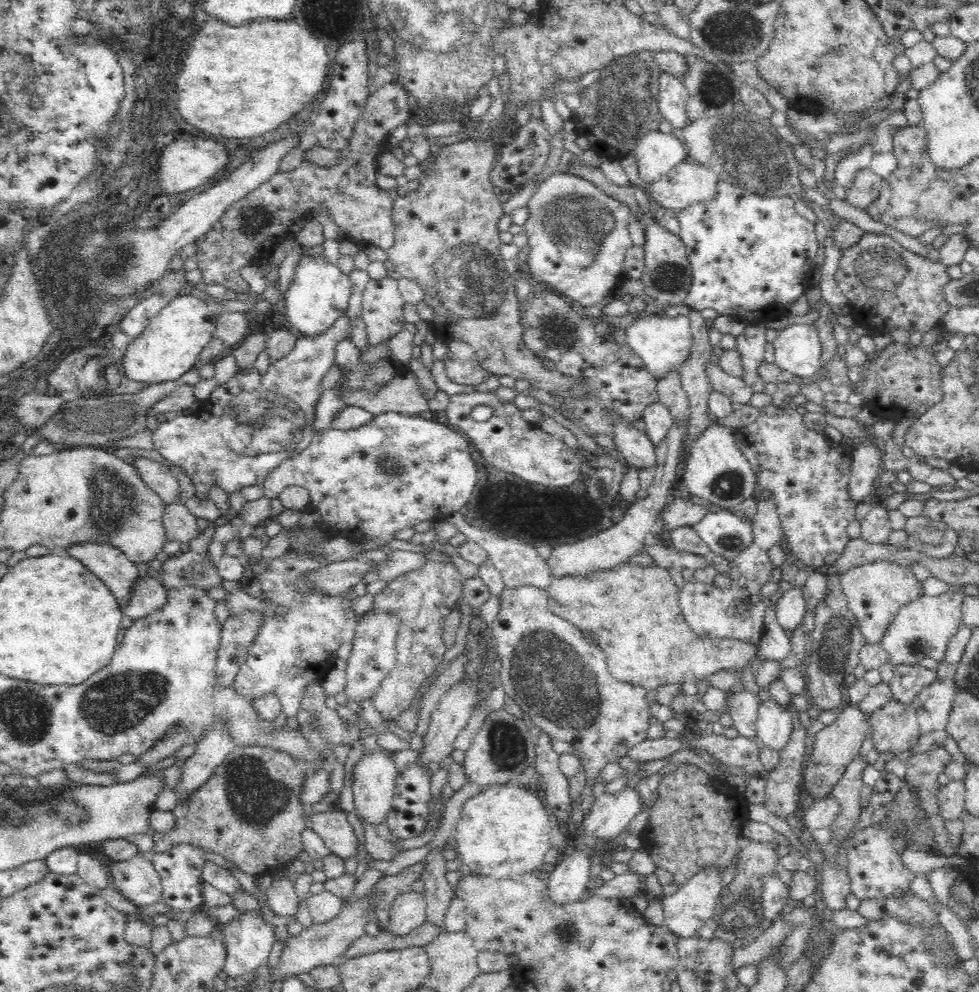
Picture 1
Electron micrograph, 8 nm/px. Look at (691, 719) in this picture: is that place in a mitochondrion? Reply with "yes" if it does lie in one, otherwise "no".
no

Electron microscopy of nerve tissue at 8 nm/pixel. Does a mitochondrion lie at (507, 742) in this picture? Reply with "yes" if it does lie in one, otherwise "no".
yes

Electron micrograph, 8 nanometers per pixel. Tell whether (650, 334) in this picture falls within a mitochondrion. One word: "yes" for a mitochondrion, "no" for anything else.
no

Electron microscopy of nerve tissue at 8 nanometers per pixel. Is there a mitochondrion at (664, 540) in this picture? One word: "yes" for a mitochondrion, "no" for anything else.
no

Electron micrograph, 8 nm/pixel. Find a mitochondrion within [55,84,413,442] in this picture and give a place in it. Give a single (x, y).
(125, 260)

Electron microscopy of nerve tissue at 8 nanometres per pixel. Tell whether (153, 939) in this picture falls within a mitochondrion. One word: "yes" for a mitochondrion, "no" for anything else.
no

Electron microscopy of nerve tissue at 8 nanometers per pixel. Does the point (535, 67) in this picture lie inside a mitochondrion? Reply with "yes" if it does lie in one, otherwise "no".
no

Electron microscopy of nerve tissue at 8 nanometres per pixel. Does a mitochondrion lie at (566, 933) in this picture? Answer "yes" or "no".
yes

